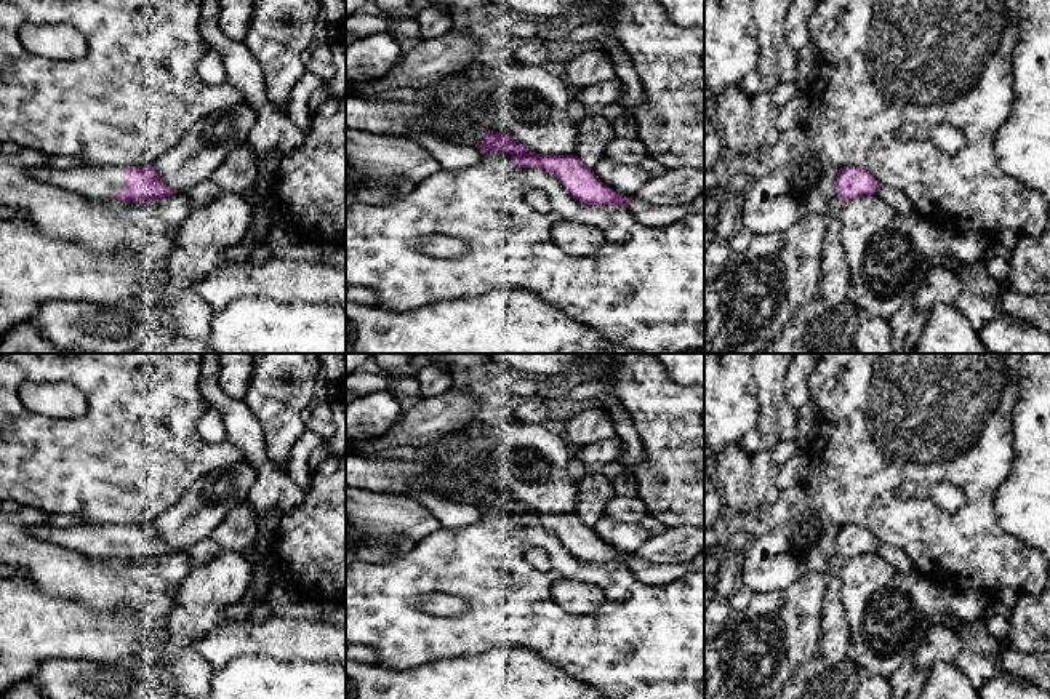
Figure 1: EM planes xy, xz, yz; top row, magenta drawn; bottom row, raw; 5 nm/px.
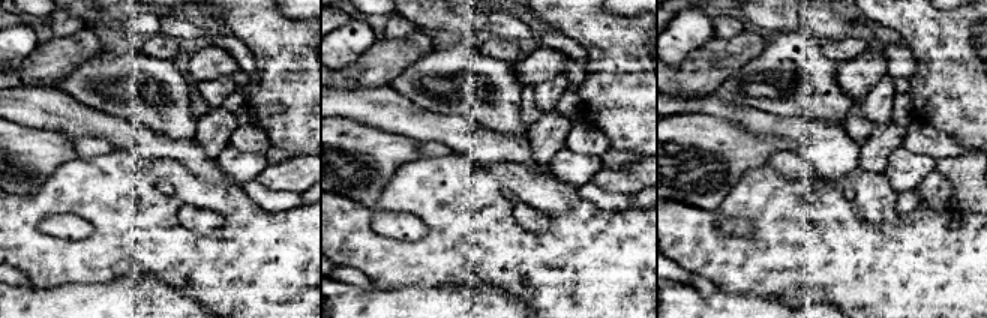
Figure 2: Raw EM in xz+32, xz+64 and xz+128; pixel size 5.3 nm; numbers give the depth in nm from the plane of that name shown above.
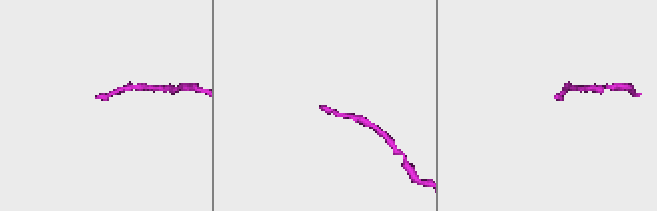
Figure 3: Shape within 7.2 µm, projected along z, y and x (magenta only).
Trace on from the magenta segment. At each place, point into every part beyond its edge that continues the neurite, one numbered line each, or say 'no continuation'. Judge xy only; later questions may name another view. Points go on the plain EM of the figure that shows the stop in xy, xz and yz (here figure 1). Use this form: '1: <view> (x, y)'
1: xy (98, 541)

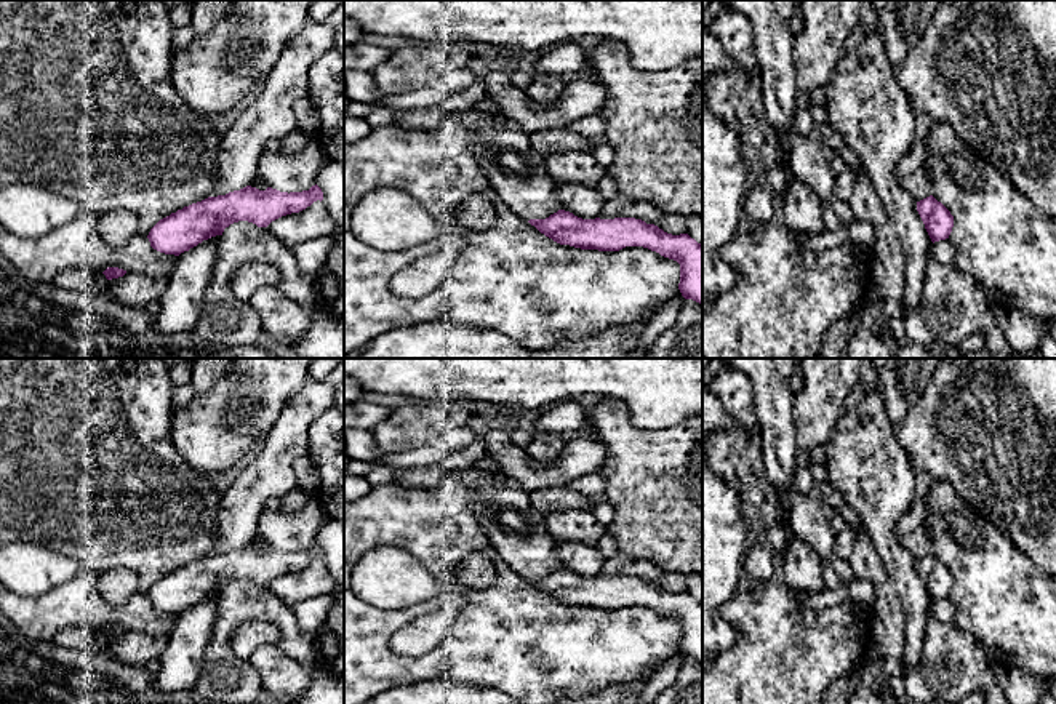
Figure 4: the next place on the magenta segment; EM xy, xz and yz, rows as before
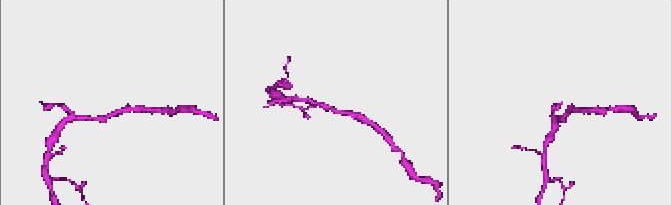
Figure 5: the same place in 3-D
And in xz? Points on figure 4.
no continuation

